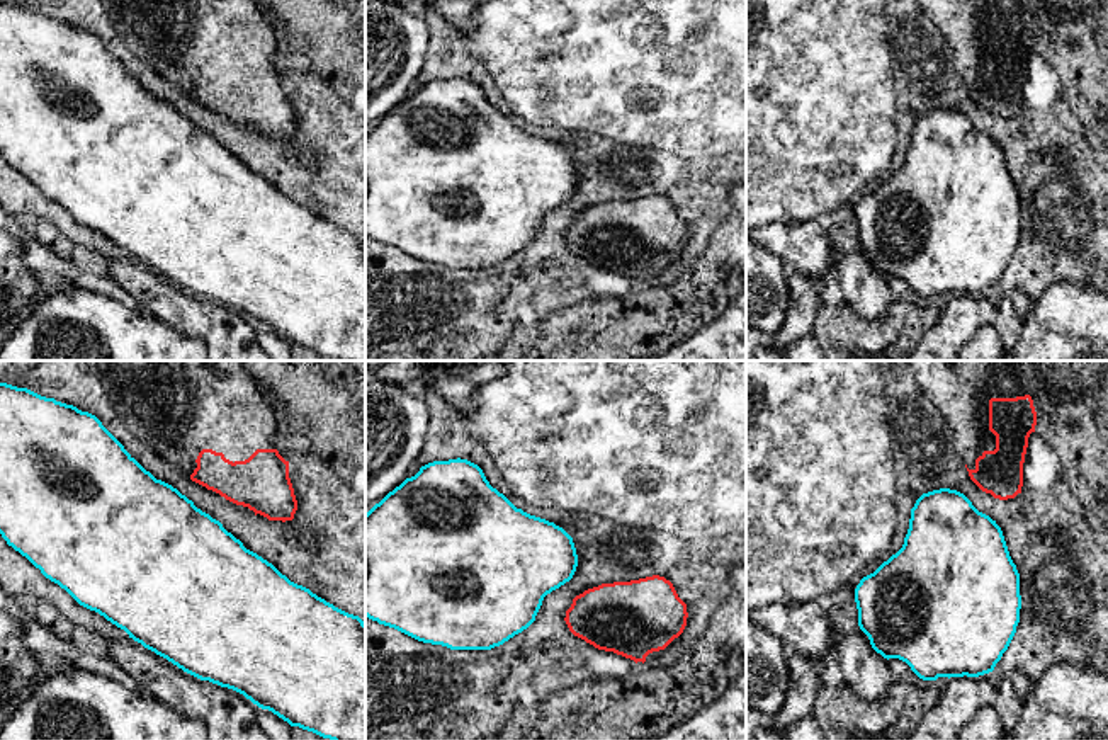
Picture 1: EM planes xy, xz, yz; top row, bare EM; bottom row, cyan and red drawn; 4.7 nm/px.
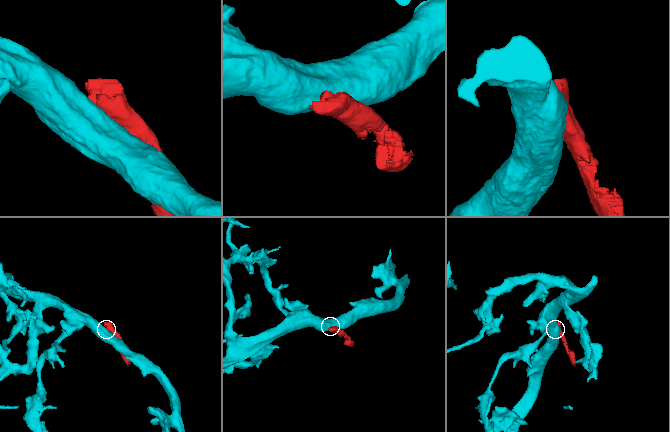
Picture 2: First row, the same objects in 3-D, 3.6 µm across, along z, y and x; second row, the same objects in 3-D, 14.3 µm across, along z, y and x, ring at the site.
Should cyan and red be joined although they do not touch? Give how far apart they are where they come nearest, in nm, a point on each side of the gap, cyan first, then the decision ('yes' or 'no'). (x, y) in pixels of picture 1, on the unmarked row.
80 nm apart; from cyan across yz (962, 113), (974, 101); no

